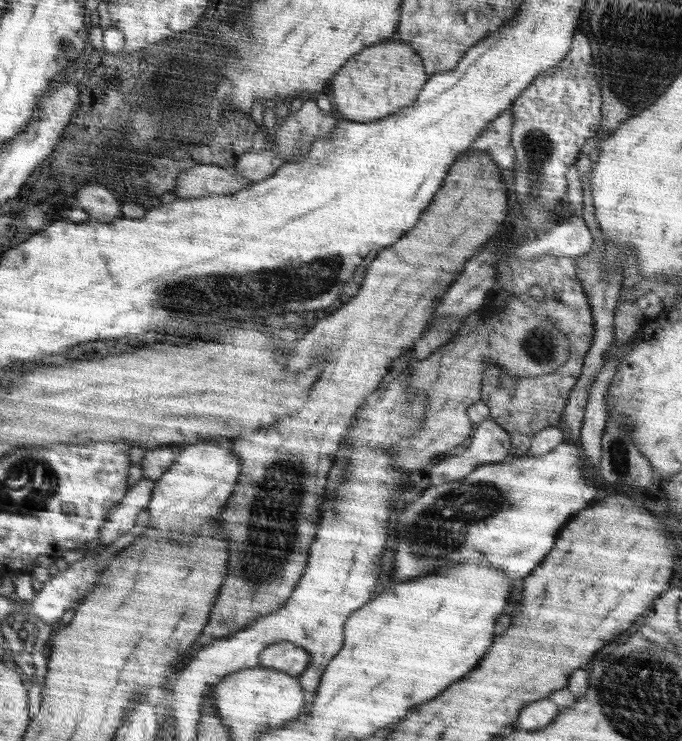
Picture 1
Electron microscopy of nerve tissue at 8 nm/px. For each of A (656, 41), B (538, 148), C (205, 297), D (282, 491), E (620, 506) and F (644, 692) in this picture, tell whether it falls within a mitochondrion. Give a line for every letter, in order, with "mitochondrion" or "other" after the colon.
A: mitochondrion
B: mitochondrion
C: mitochondrion
D: mitochondrion
E: other
F: mitochondrion

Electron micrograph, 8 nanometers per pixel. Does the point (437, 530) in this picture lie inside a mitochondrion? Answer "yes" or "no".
yes

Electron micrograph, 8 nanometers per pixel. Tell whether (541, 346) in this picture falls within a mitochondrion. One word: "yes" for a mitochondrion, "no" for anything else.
yes

